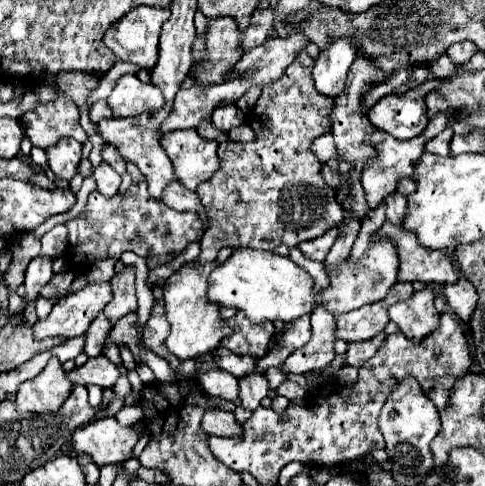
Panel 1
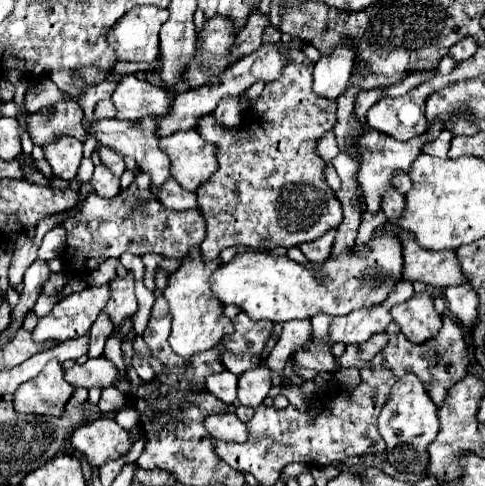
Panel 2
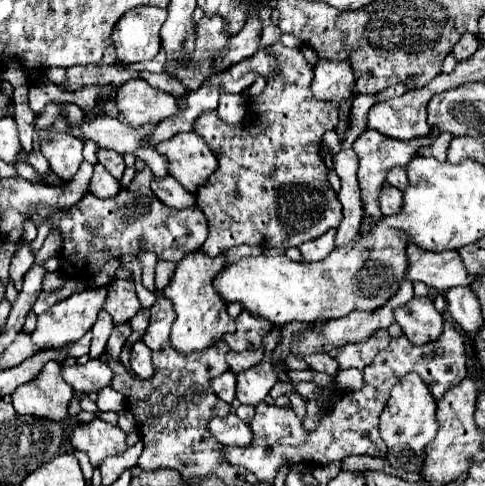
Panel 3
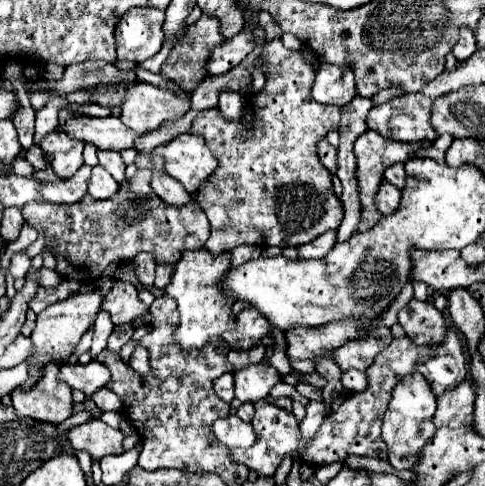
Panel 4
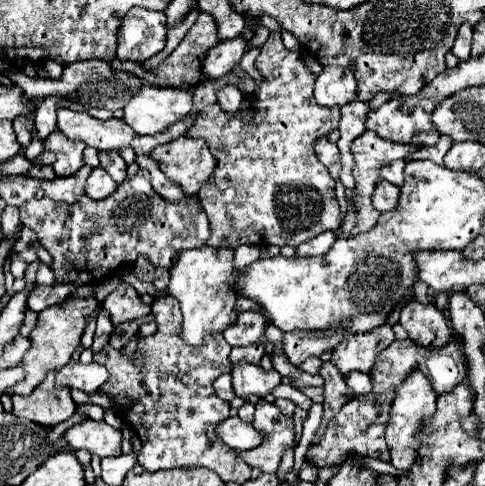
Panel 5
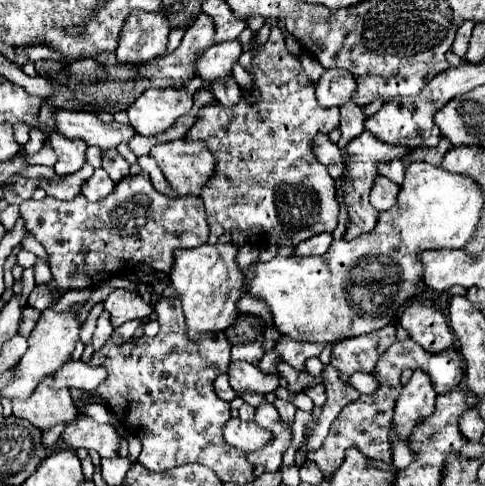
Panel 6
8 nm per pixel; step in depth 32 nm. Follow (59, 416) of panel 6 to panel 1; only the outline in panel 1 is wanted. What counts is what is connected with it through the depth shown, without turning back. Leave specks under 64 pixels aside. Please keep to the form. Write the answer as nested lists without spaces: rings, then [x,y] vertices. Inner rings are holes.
[[[52,356],[36,378],[26,380],[20,386],[20,390],[16,392],[16,408],[18,412],[38,412],[38,414],[56,412],[56,408],[60,408],[60,404],[68,398],[70,390],[72,382],[62,370],[58,358]]]

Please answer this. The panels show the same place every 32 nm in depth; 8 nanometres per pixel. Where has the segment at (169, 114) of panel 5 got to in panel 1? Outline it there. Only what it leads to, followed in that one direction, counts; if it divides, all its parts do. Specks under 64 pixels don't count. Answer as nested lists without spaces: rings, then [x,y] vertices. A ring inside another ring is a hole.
[[[124,74],[116,80],[114,90],[106,102],[112,108],[114,118],[128,118],[162,108],[164,96],[158,88],[140,82],[134,74]]]

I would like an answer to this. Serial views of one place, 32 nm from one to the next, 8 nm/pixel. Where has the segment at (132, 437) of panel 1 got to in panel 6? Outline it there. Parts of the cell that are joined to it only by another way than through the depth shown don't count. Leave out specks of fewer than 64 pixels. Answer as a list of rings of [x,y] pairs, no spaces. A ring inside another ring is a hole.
[[[80,416],[80,420],[66,426],[62,438],[74,450],[96,450],[100,458],[116,458],[120,450],[120,434],[116,428],[110,424],[98,424],[88,416]]]

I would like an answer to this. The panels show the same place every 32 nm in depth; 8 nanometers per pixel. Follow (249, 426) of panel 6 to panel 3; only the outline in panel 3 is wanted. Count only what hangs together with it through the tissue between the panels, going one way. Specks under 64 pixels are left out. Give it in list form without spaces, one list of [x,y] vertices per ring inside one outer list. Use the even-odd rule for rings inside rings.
[[[236,414],[228,416],[216,416],[208,420],[208,430],[210,434],[220,442],[220,444],[232,444],[232,446],[244,446],[252,440],[250,428],[246,422],[242,422]]]

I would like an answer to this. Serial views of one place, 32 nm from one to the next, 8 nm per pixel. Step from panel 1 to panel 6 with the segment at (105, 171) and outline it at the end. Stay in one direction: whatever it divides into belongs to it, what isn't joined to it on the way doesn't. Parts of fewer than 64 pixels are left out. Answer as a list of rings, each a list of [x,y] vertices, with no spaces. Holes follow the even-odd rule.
[[[96,168],[94,174],[90,176],[90,180],[84,184],[82,194],[84,194],[88,200],[96,202],[96,200],[102,200],[104,196],[108,196],[114,188],[116,188],[116,184],[110,180],[110,176],[108,176],[102,168]]]

